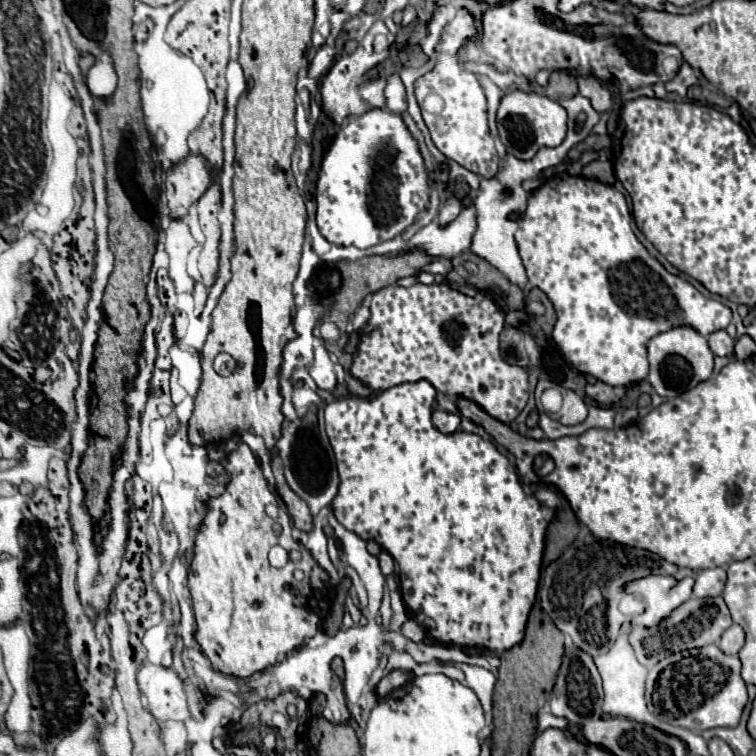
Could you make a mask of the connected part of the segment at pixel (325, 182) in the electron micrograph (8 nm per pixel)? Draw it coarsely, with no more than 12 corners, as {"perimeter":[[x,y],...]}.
{"perimeter":[[404,121],[346,123],[318,175],[316,221],[364,249],[414,223],[428,169]]}

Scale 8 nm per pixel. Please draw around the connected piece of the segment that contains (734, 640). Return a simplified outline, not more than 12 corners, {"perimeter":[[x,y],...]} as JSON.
{"perimeter":[[732,625],[722,633],[720,649],[736,655],[744,645],[744,629]]}

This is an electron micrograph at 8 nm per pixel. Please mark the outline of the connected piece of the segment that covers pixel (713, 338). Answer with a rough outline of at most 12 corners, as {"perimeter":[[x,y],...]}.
{"perimeter":[[724,329],[708,335],[714,355],[734,355],[736,341]]}

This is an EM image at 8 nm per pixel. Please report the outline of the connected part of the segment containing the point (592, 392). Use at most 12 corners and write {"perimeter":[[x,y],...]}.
{"perimeter":[[586,385],[584,391],[602,407],[610,407],[626,395],[626,387]]}

